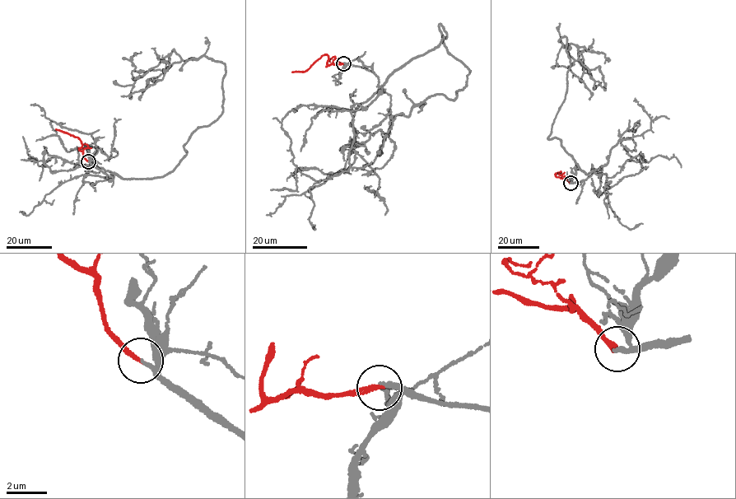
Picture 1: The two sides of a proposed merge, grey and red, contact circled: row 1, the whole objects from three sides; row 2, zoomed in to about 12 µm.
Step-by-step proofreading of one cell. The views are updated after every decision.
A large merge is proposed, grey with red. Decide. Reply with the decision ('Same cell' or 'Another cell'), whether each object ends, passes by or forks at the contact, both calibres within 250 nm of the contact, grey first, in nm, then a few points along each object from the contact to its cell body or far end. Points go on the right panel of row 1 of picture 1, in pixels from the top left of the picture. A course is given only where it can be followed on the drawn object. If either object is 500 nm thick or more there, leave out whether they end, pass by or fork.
Same cell. At the ring grey ends. At the ring red ends. Thickness 240 nm (grey) against 220 nm. Course of grey: (570, 183), (593, 171), (547, 138), (567, 87), (565, 36), (558, 41), (575, 44), (590, 76), (575, 60). Course of red: (570, 183), (555, 174), (561, 171), (559, 174)

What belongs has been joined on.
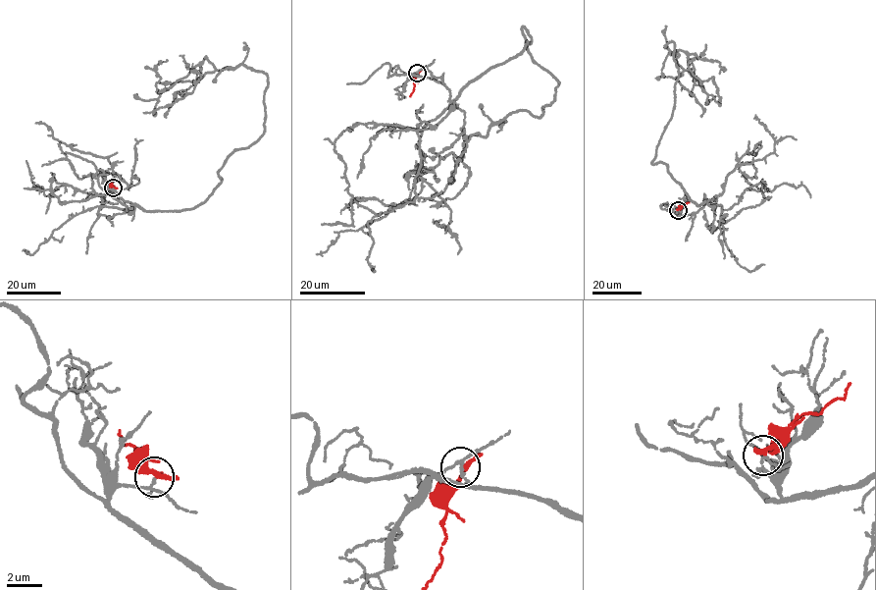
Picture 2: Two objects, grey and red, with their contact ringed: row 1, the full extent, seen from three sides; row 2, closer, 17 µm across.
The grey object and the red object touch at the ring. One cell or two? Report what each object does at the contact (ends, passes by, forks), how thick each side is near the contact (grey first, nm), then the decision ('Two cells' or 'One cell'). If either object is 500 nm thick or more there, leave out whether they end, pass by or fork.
At the ring grey forks. At the ring red passes by. Thickness 110 nm (grey) against 240 nm. Two cells

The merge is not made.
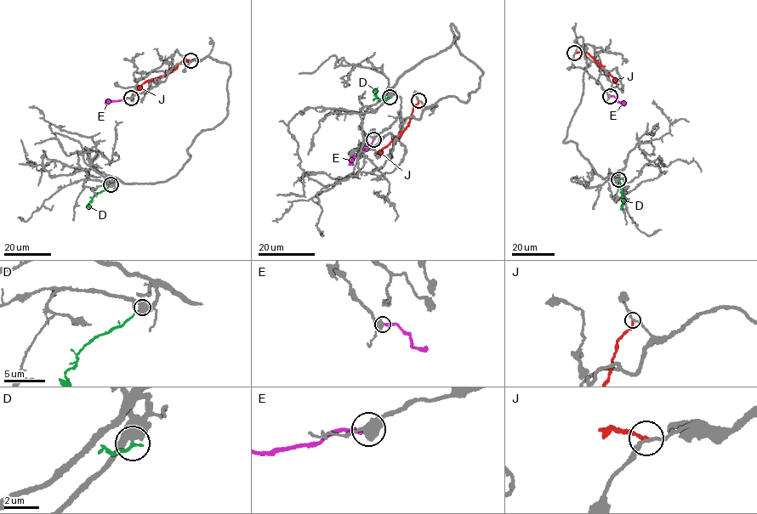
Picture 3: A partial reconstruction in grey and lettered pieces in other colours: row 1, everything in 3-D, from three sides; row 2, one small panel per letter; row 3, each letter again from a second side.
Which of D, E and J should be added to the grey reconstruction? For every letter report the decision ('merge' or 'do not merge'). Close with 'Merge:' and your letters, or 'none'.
D: do not merge
E: merge
J: do not merge
Merge: E

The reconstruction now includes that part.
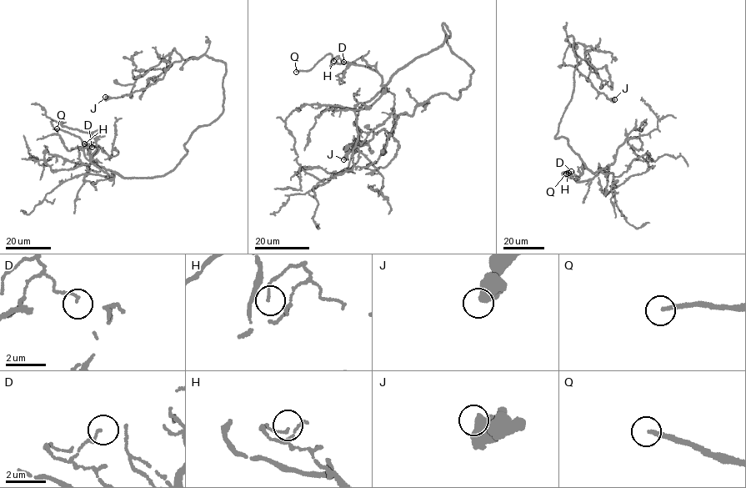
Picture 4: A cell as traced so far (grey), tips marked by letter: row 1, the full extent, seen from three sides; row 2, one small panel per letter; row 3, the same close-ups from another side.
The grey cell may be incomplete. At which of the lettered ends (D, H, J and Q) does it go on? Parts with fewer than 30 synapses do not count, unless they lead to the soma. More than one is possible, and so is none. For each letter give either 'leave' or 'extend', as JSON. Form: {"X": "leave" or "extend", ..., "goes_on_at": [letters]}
{"D": "leave", "H": "leave", "J": "leave", "Q": "extend", "goes_on_at": ["Q"]}

